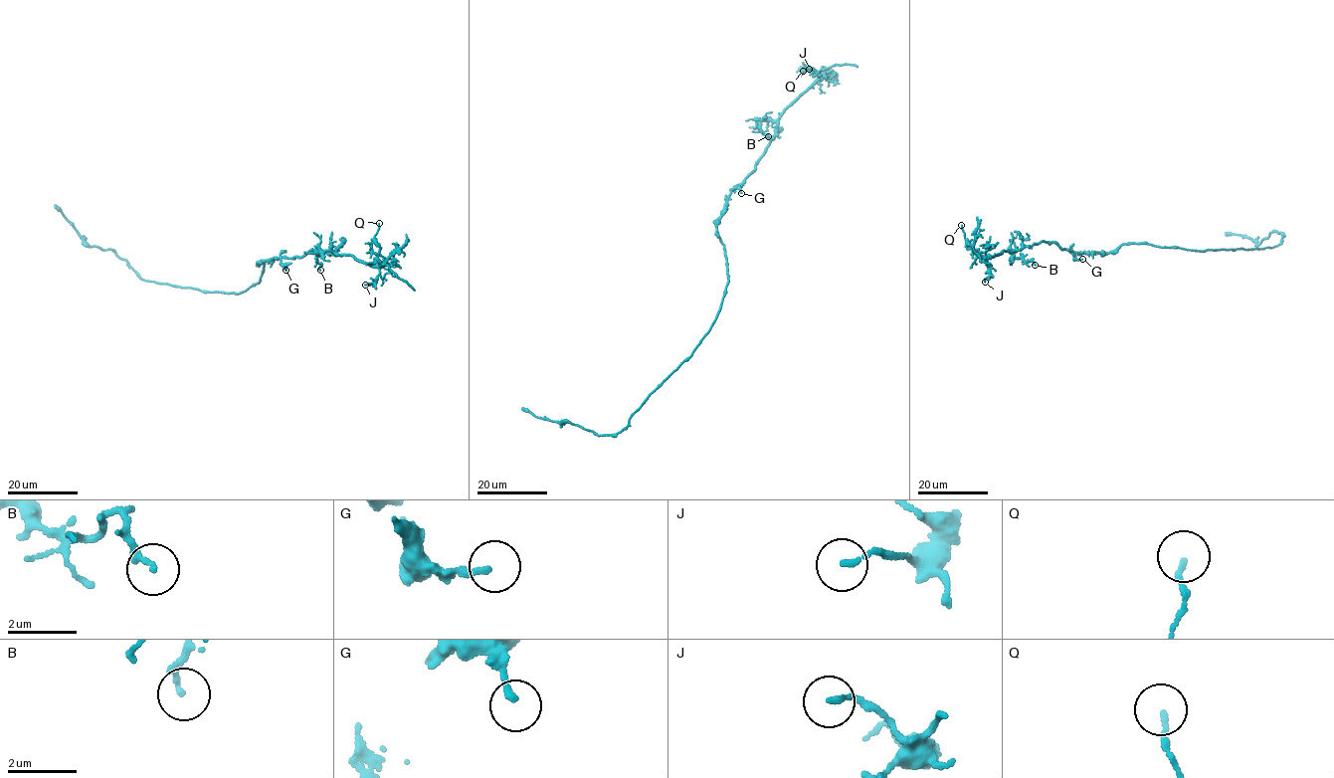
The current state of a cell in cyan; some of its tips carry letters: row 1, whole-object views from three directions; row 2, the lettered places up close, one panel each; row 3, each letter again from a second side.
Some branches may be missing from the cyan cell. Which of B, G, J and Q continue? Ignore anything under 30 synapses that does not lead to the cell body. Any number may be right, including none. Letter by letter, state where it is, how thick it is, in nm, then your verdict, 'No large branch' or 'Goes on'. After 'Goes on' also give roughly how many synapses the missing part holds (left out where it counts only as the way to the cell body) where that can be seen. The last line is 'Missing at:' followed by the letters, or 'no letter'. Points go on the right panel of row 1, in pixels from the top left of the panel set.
B: Place: (1035, 265). Thickness 140 nm. No large branch
G: Place: (1082, 259). Thickness 180 nm. No large branch
J: Place: (985, 282). Thickness 160 nm. No large branch
Q: Place: (961, 225). Thickness 120 nm. No large branch
Missing at: no letter

